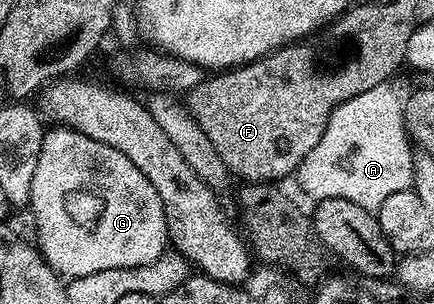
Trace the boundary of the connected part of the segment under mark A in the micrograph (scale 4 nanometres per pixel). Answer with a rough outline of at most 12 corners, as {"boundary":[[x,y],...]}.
{"boundary":[[391,82],[330,113],[298,172],[312,201],[374,213],[413,186]]}

